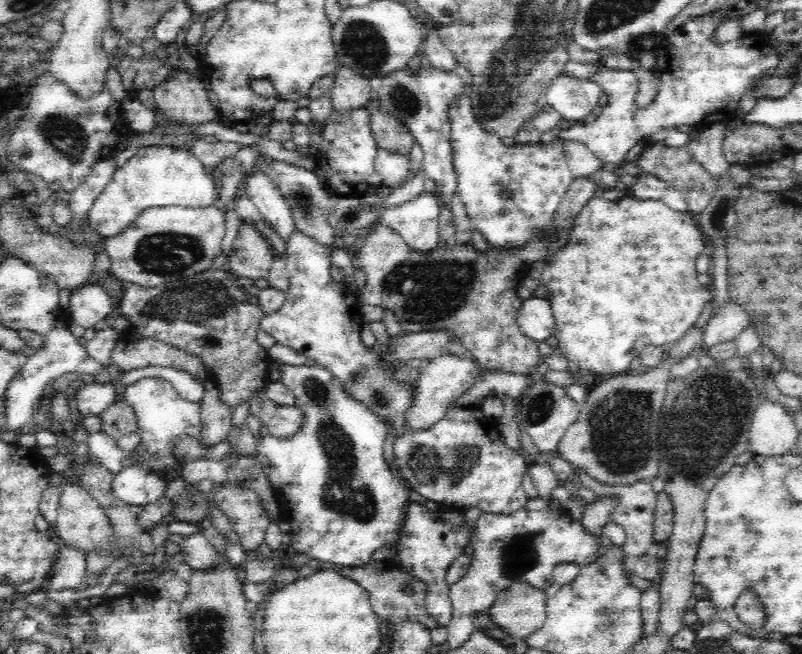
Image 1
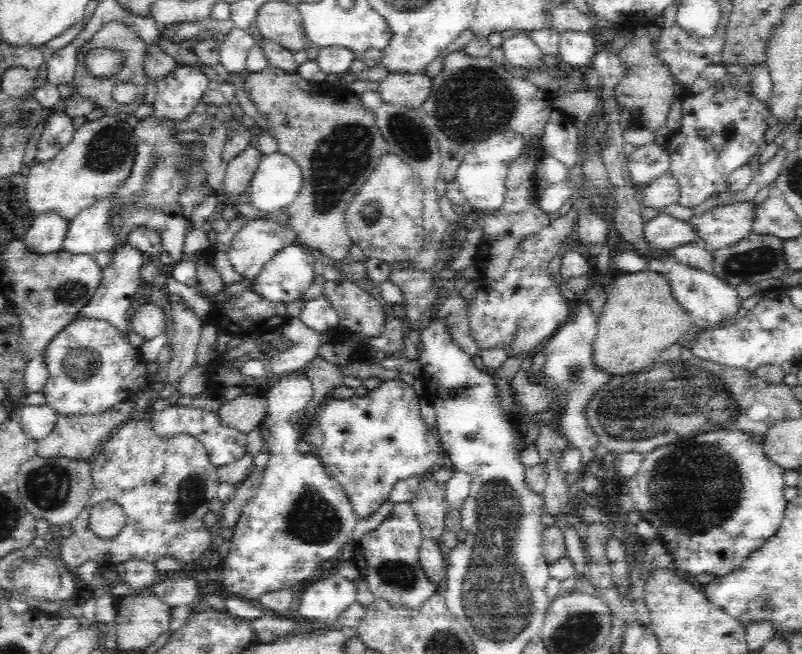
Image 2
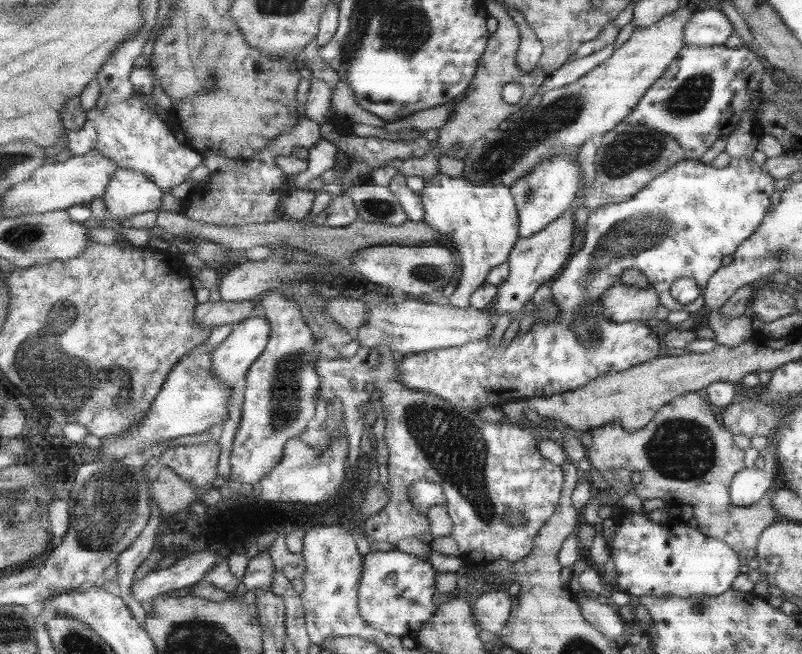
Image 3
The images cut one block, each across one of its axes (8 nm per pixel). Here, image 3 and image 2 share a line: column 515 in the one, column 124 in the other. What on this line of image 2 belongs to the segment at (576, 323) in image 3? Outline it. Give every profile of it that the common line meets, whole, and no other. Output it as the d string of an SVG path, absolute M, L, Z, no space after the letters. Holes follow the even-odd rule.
M78 317L46 346L43 350L43 361L48 373L48 378L42 387L46 406L53 408L58 415L71 416L72 413L100 413L111 409L119 402L134 400L137 392L146 385L149 378L147 362L139 352L130 344L127 336L108 321L92 318Z

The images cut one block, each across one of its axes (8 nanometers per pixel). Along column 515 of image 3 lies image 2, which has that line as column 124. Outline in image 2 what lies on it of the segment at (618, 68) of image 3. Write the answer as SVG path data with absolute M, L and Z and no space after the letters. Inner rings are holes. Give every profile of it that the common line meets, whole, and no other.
M112 111L101 118L83 123L75 130L72 140L54 158L36 161L26 167L25 199L29 210L36 216L44 213L62 213L65 218L74 220L84 208L90 208L96 202L110 198L131 172L137 141L133 134L134 129L126 119L120 119L117 112L115 114Z

